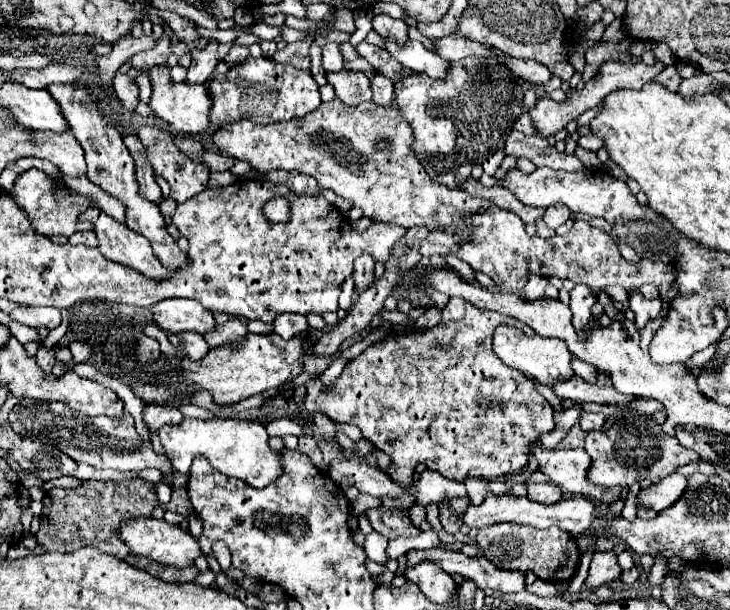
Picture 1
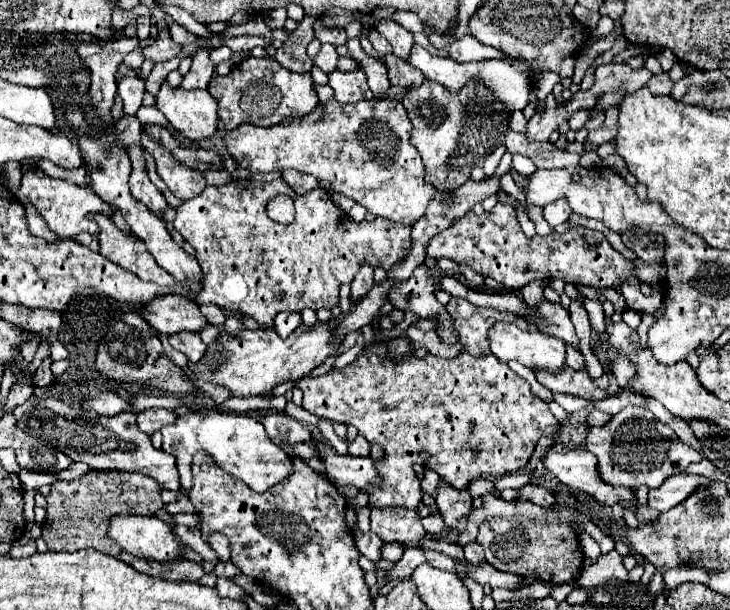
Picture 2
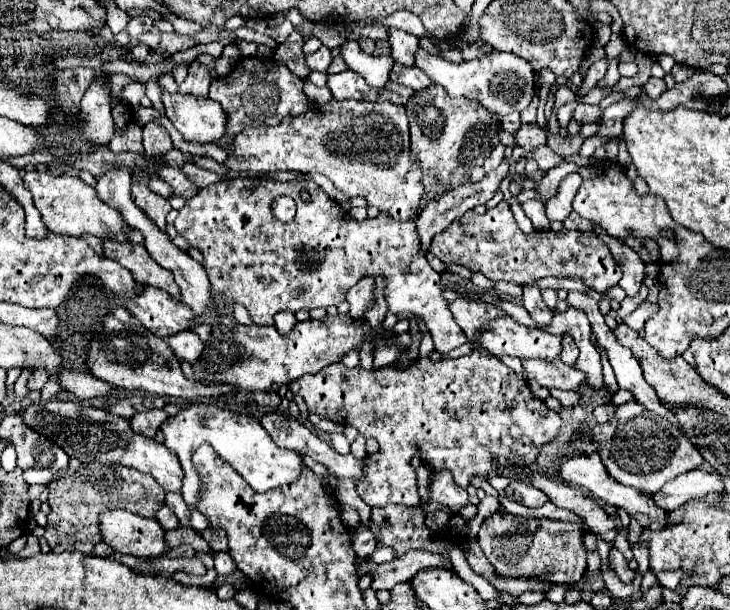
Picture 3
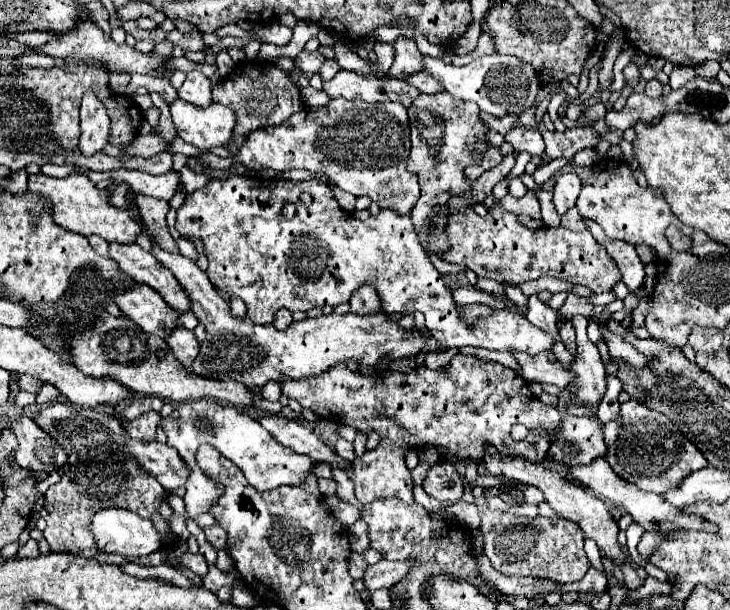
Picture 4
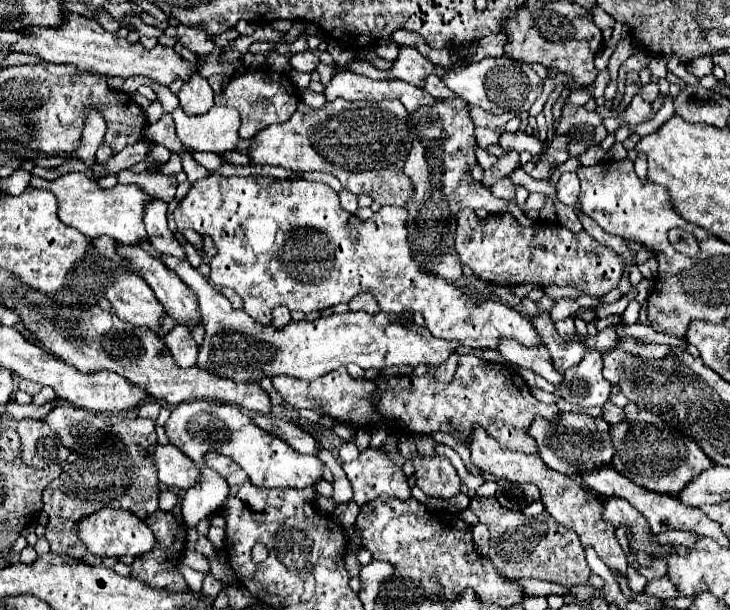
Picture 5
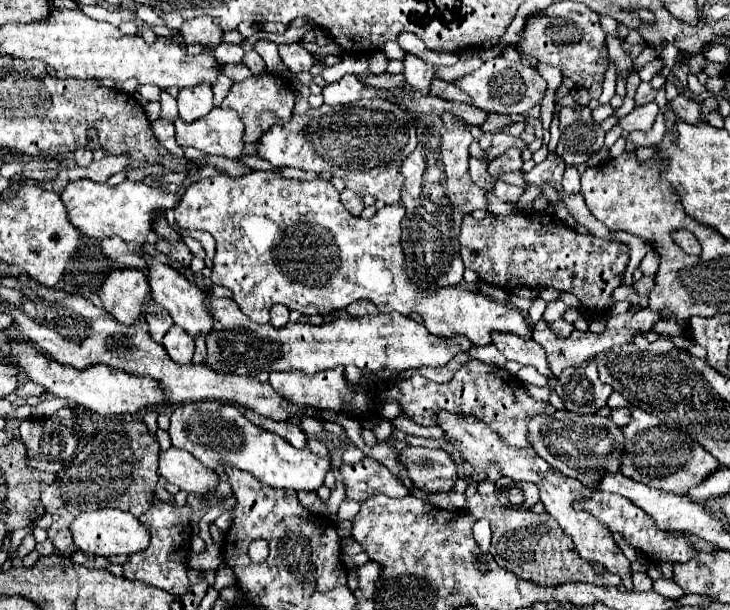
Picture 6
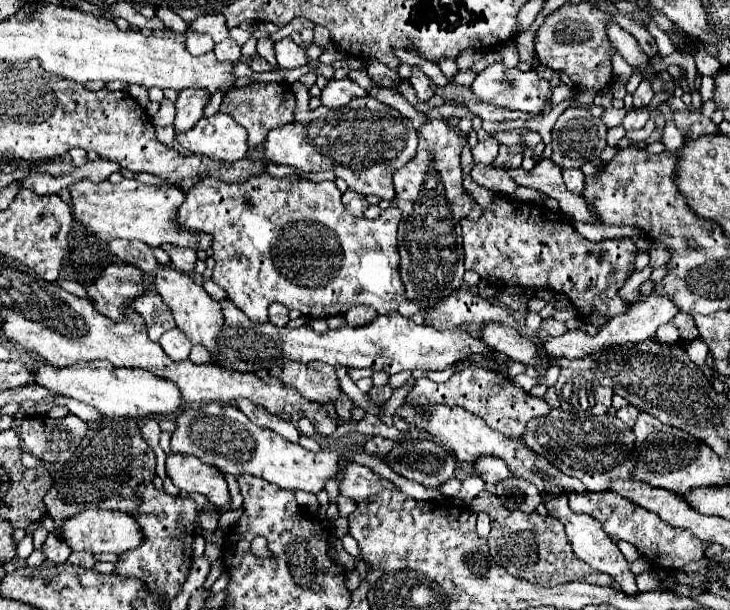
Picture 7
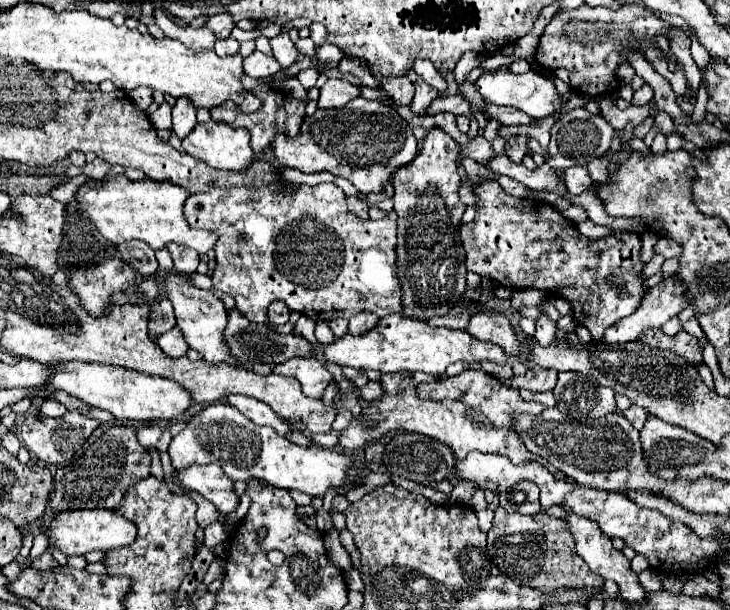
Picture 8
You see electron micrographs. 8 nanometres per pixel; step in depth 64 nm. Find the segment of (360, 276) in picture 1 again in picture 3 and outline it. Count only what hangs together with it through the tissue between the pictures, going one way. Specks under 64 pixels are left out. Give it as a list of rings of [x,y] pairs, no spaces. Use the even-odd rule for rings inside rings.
[[[364,276],[358,280],[356,286],[350,288],[350,292],[346,294],[346,300],[350,304],[350,316],[362,316],[368,306],[374,302],[374,278],[372,276]]]

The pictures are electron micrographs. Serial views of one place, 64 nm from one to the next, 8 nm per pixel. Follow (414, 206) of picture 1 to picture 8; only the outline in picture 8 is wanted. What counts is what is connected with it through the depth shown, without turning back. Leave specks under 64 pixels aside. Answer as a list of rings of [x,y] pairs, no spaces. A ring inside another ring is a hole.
[[[358,96],[344,108],[318,108],[310,118],[304,116],[300,132],[294,138],[280,132],[274,136],[270,148],[280,166],[298,168],[302,172],[328,170],[334,176],[350,180],[358,192],[370,194],[382,192],[396,168],[416,156],[418,142],[408,122],[400,118],[392,106]]]

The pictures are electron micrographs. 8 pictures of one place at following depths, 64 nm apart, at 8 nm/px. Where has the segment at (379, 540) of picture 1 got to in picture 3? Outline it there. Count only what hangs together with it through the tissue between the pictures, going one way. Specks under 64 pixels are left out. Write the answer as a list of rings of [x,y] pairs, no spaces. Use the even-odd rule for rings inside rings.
[[[358,526],[358,528],[352,530],[352,546],[354,546],[354,552],[360,558],[370,558],[376,552],[378,542],[376,542],[374,534],[368,528]]]

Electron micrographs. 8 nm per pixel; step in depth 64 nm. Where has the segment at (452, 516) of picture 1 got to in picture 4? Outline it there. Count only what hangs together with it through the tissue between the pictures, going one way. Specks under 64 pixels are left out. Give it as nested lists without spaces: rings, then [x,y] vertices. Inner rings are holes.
[[[450,462],[444,464],[434,464],[424,478],[422,488],[426,490],[428,496],[440,500],[440,502],[460,502],[464,496],[464,482],[460,476],[456,476],[456,470],[452,468]]]

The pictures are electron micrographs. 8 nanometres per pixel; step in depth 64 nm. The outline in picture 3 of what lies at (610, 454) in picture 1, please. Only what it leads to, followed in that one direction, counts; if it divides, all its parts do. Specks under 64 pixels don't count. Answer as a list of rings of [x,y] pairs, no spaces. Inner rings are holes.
[[[636,400],[618,406],[614,418],[606,424],[594,426],[592,442],[598,446],[598,454],[608,474],[616,482],[632,488],[642,488],[648,494],[658,492],[664,482],[688,470],[694,470],[698,464],[704,462],[704,458],[688,438],[684,438],[664,418],[646,410]]]

